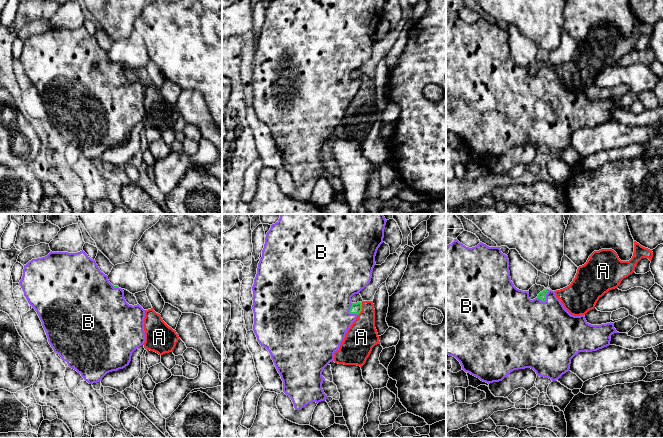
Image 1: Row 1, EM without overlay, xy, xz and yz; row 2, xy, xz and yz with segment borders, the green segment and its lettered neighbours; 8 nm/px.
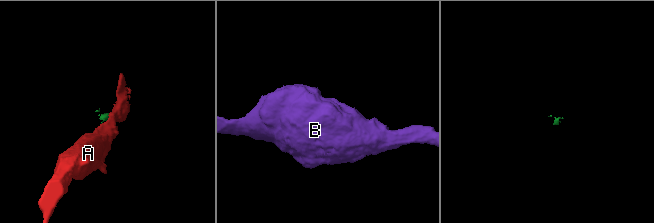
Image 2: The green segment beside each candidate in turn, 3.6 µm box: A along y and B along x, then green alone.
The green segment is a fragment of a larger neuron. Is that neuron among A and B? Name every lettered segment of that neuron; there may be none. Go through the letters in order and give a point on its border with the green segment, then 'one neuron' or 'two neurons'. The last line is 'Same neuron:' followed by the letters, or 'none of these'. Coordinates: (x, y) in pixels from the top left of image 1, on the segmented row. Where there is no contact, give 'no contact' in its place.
A: meets green in xz at (361, 309); two neurons
B: meets green in yz at (545, 296); one neuron
Same neuron: B

